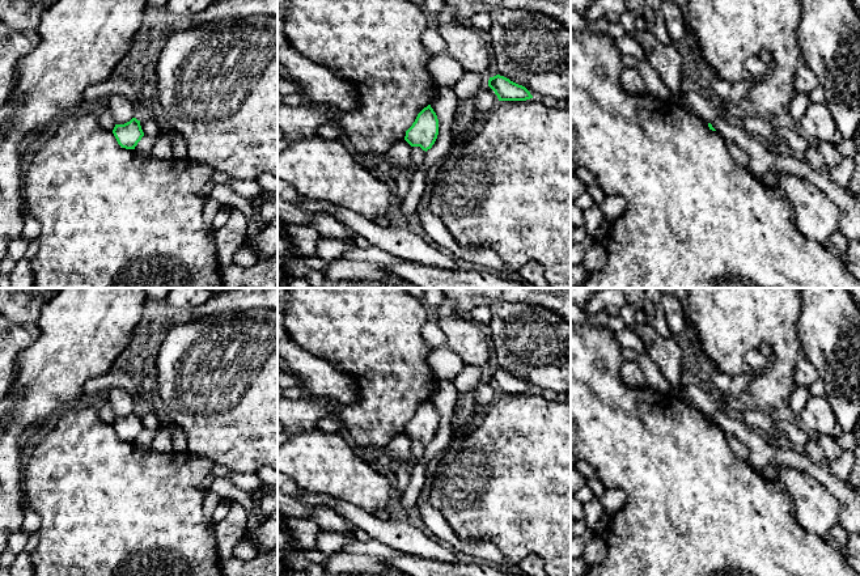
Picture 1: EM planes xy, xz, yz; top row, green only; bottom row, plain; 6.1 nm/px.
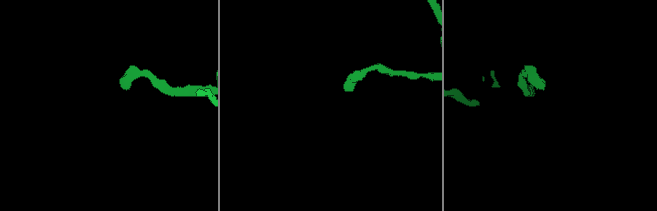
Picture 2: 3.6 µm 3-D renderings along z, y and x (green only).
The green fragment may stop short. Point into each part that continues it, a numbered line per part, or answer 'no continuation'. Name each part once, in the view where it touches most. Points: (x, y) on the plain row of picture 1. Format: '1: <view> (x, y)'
no continuation

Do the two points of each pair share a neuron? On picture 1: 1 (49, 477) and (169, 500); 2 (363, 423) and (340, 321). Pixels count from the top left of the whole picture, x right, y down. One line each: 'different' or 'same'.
1: same
2: same

